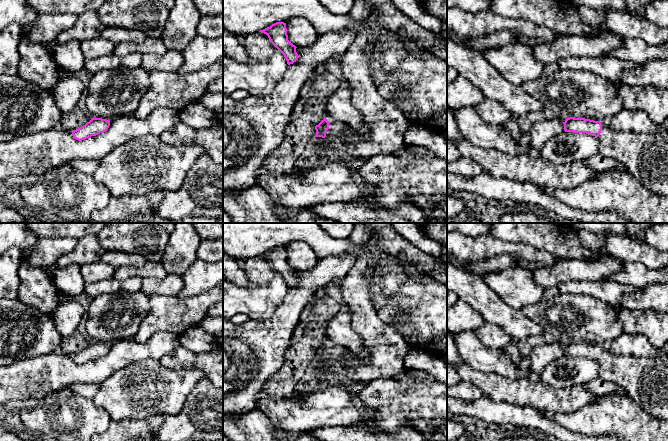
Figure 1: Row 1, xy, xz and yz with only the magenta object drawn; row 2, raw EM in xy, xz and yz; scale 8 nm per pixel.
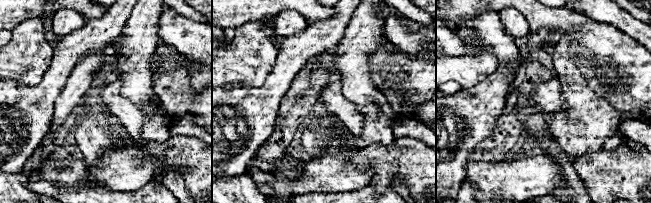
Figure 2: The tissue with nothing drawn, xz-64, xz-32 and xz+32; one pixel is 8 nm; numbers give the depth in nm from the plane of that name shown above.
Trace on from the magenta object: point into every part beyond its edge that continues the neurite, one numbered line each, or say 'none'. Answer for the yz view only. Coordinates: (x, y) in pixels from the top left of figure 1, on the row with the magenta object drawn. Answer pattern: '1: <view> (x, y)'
1: yz (645, 155)

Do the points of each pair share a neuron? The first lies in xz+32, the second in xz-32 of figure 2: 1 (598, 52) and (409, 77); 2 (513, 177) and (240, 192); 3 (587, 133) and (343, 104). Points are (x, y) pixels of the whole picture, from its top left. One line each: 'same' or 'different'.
1: same
2: different
3: different

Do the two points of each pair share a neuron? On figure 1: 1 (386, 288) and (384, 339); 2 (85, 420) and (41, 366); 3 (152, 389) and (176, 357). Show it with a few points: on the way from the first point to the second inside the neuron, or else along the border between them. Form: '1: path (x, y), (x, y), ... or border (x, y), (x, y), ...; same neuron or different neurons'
1: border (372, 303), (377, 316), (390, 325), (403, 338); different neurons
2: border (59, 390), (54, 393); different neurons
3: border (158, 360), (165, 367), (169, 368), (192, 367); different neurons

